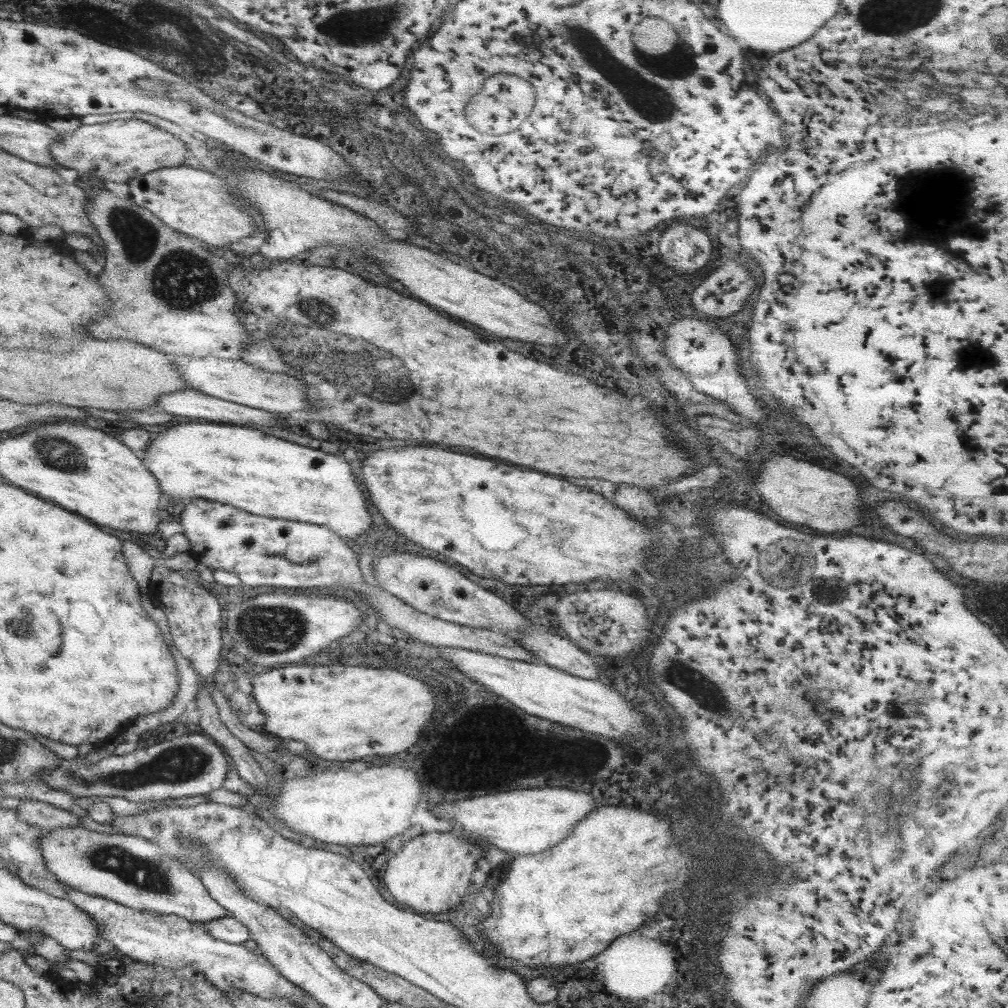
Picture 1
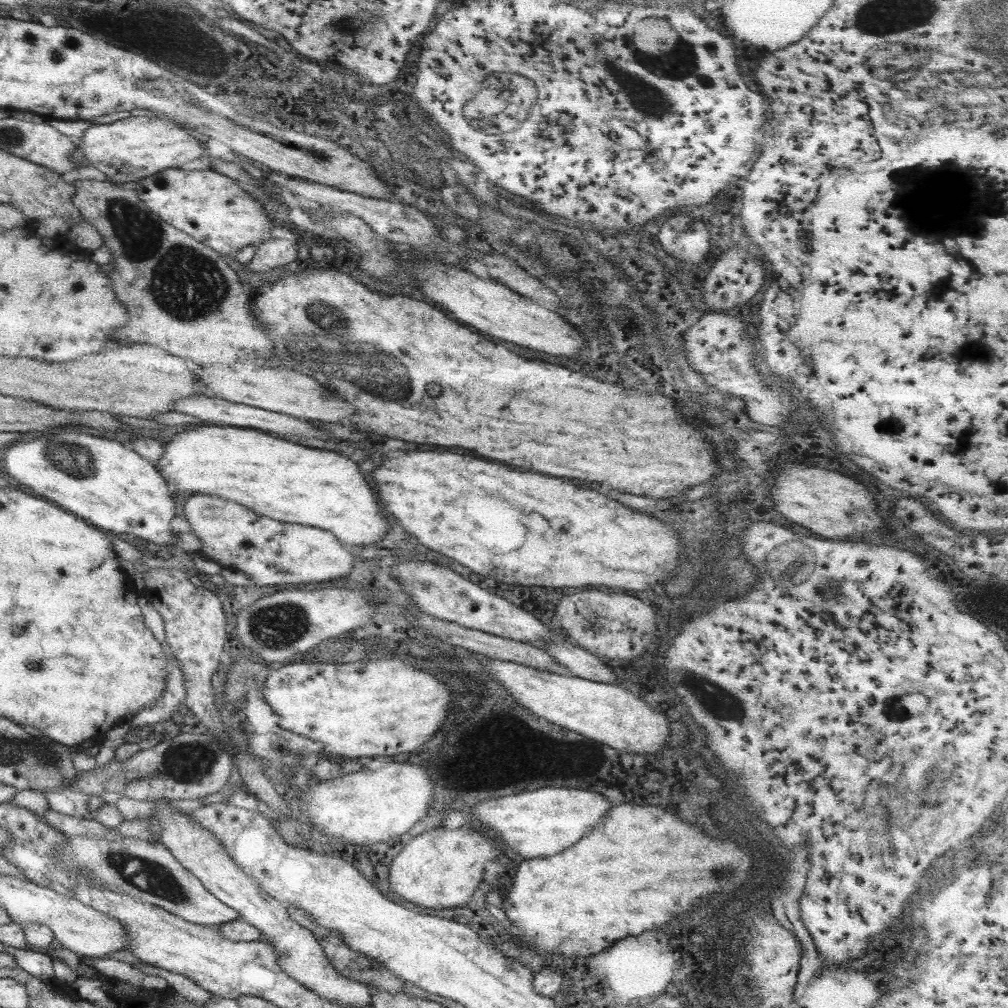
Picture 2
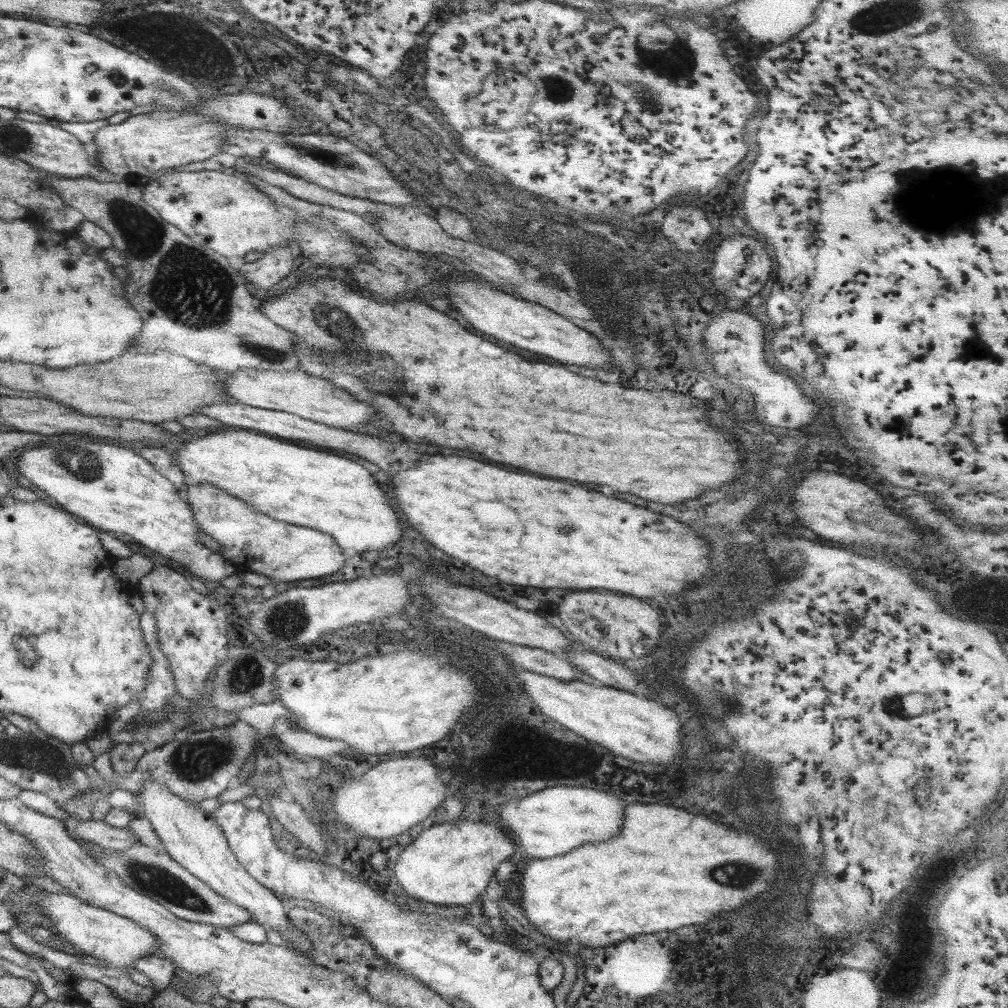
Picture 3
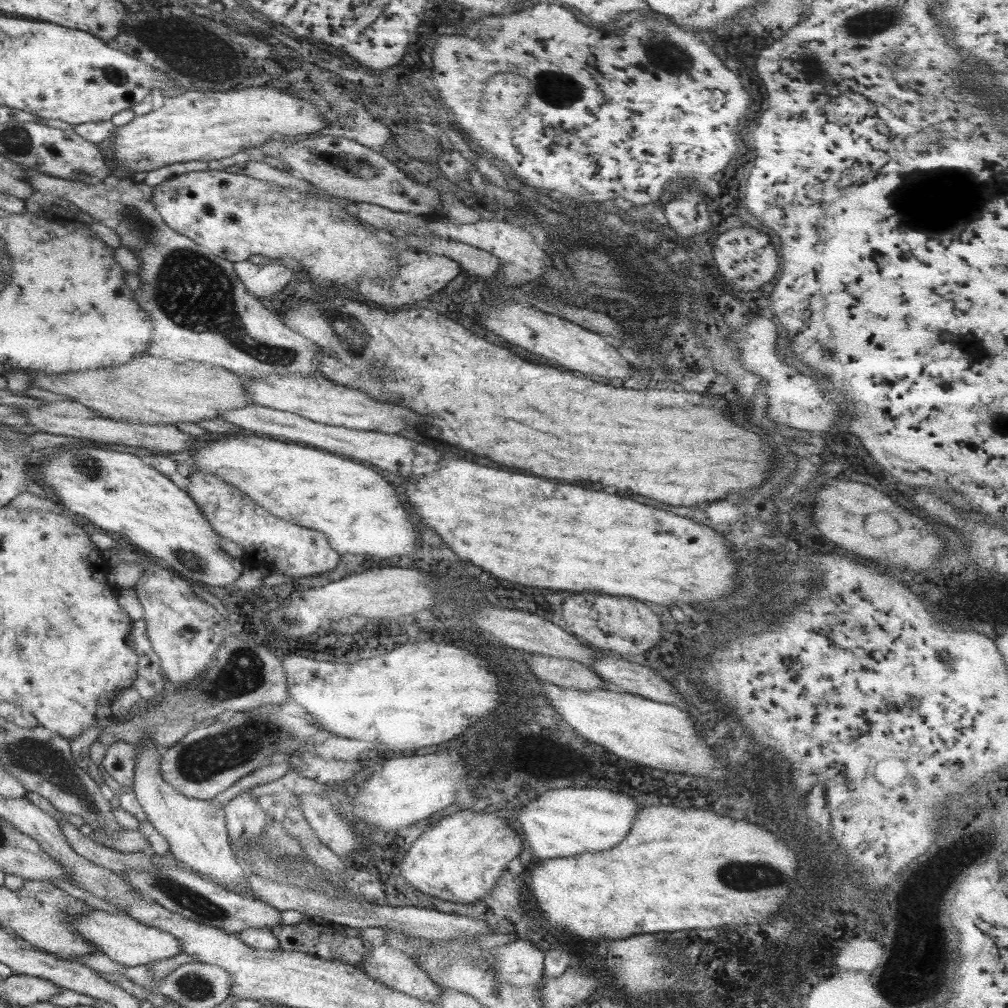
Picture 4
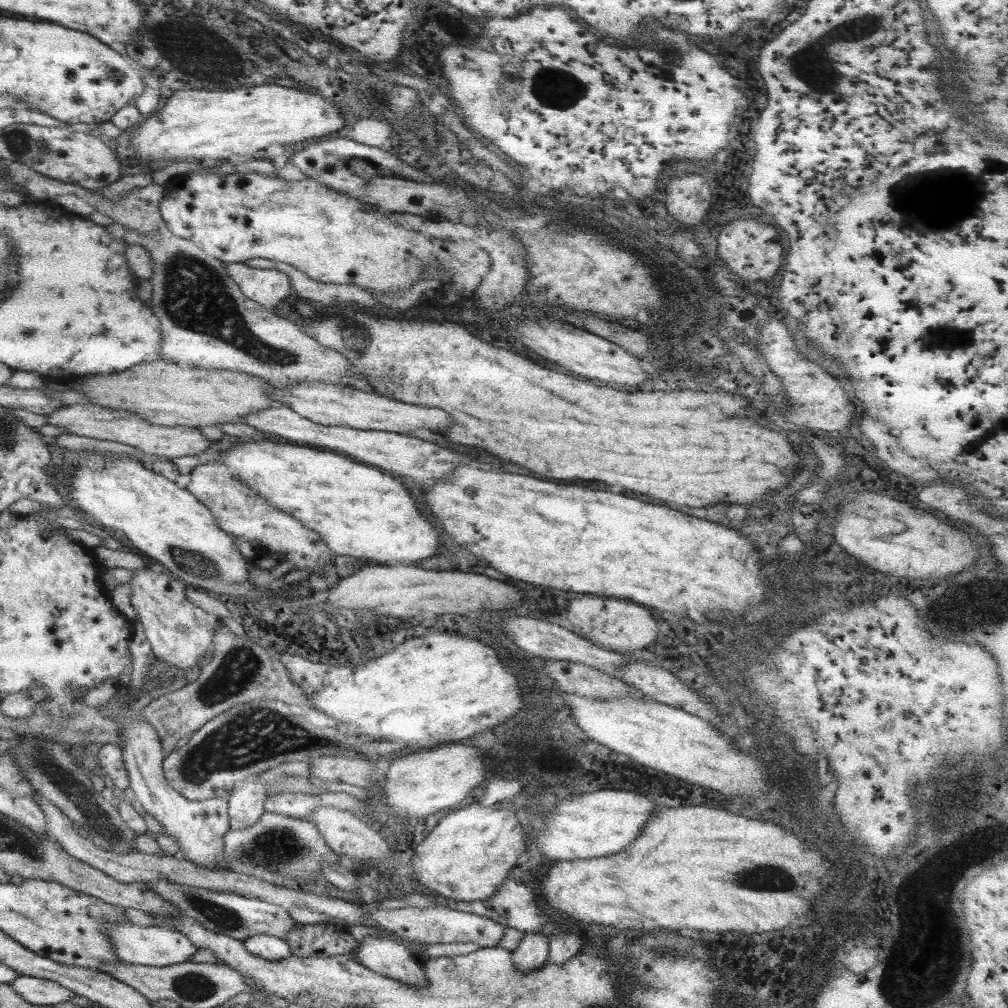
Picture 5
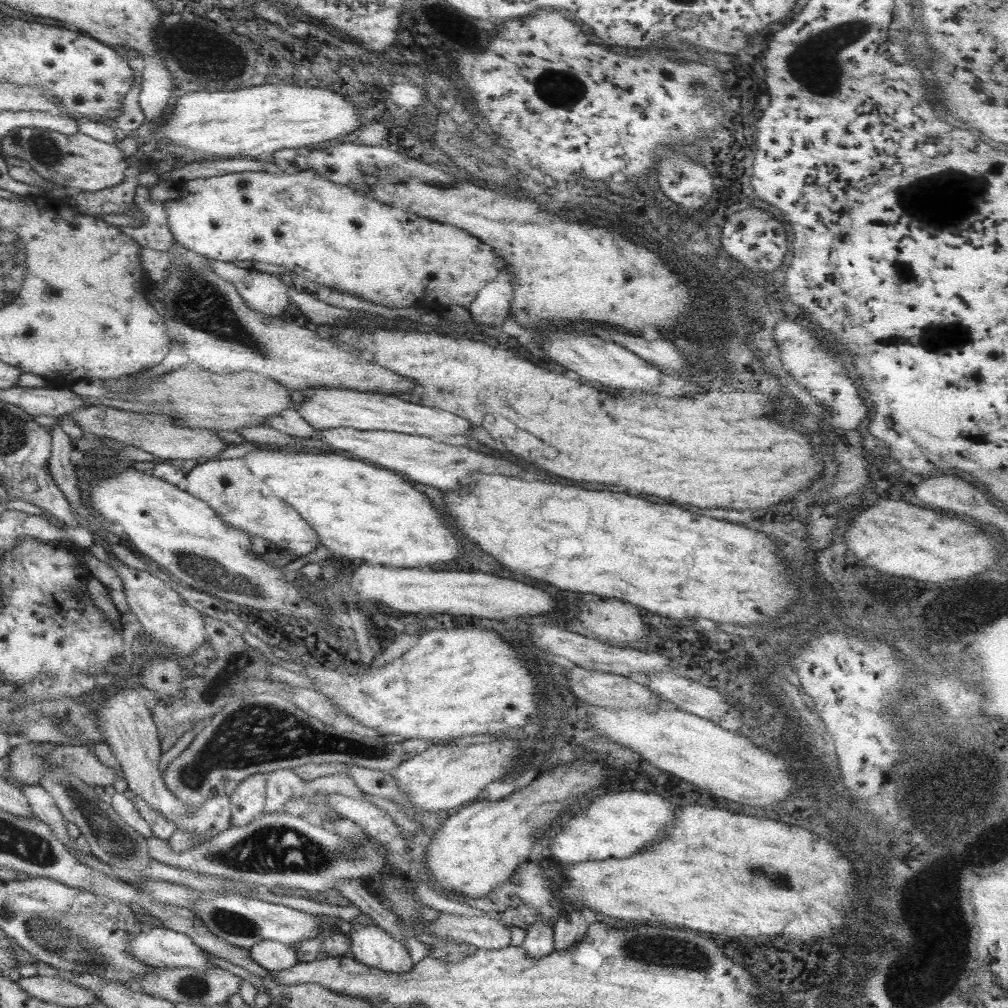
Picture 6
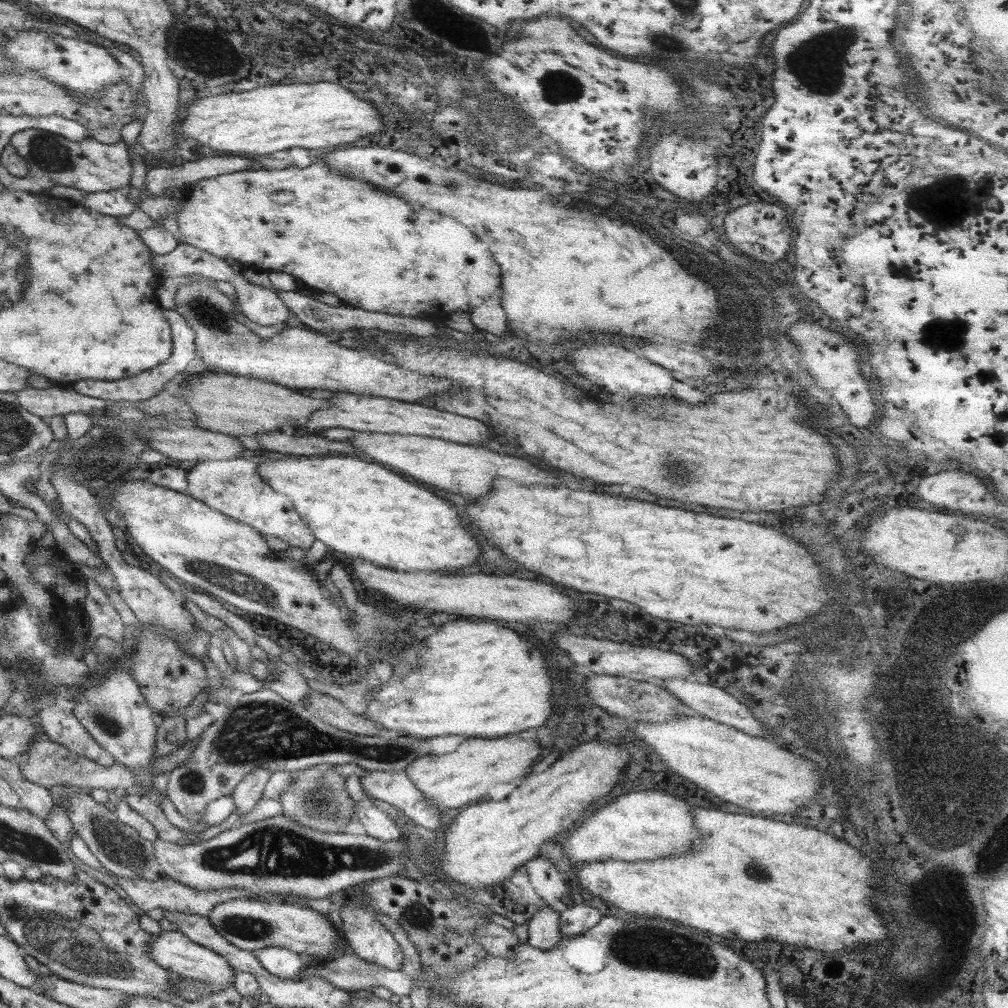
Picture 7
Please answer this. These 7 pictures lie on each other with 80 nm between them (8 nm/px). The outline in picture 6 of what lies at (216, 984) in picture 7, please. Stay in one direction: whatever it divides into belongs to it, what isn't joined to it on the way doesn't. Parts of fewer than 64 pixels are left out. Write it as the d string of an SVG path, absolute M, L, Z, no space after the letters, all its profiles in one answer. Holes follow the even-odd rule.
M145 927L128 939L130 956L153 968L193 968L198 972L209 970L212 963L188 935L170 928Z

